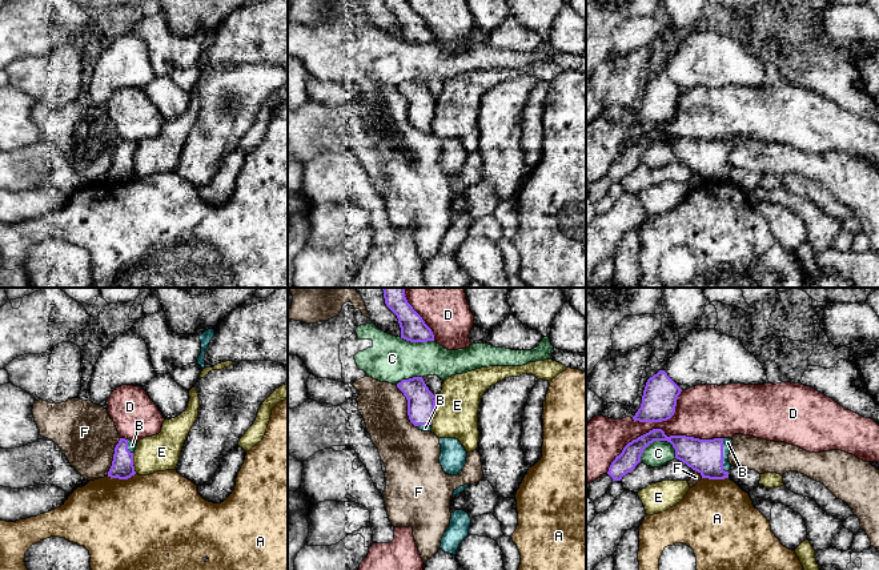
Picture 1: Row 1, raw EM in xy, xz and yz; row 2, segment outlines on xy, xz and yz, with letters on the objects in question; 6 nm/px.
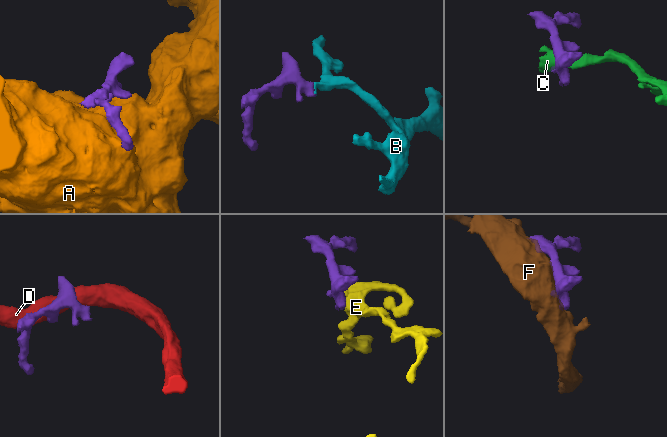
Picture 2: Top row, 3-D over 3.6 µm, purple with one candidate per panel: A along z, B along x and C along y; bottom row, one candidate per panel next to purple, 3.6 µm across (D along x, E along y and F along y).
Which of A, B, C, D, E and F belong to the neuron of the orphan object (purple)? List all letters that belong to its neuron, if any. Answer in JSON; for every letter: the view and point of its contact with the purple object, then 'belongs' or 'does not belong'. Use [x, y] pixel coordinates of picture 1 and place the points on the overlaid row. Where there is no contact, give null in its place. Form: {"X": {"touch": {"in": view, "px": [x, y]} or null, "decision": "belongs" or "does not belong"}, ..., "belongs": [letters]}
{"A": {"touch": {"in": "xy", "px": [121, 478]}, "decision": "does not belong"}, "B": {"touch": {"in": "yz", "px": [722, 456]}, "decision": "belongs"}, "C": {"touch": {"in": "yz", "px": [654, 440]}, "decision": "does not belong"}, "D": {"touch": {"in": "yz", "px": [659, 429]}, "decision": "does not belong"}, "E": {"touch": {"in": "xz", "px": [433, 410]}, "decision": "does not belong"}, "F": {"touch": {"in": "xz", "px": [408, 406]}, "decision": "does not belong"}, "belongs": ["B"]}

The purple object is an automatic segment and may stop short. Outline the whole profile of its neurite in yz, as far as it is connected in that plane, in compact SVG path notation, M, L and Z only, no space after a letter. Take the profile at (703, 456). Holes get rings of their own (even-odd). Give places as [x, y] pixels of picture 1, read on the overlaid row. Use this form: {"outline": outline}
{"outline": "M662 429L649 433L629 442L622 453L611 462L607 474L613 481L621 481L641 462L643 450L654 441L667 441L675 449L675 458L698 471L702 478L729 478L731 465L729 454L732 447L731 438L699 439L686 435L667 437Z"}

